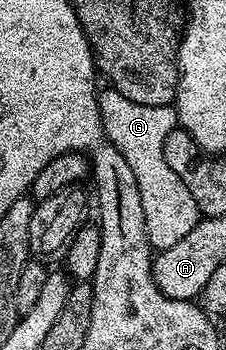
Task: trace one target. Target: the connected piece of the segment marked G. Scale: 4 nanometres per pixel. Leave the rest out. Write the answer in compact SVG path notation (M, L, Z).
M112 89L102 90L99 102L108 142L123 153L127 165L131 165L131 173L135 173L135 181L139 181L139 197L143 197L143 217L149 242L157 251L166 251L175 245L175 241L183 241L183 237L187 237L187 233L191 233L199 222L191 189L187 189L179 173L167 165L165 156L167 137L178 126L176 110L172 106L139 105L139 101L131 101L123 97L123 93Z

